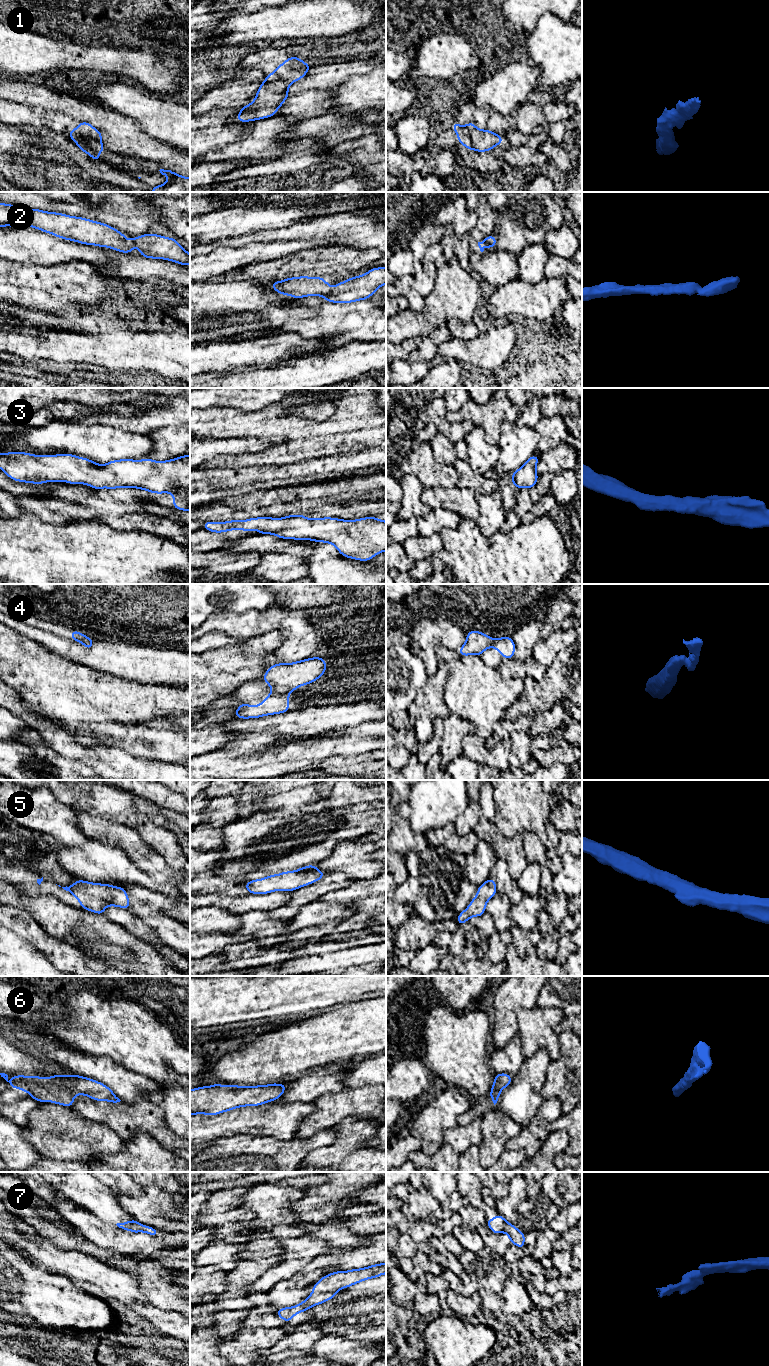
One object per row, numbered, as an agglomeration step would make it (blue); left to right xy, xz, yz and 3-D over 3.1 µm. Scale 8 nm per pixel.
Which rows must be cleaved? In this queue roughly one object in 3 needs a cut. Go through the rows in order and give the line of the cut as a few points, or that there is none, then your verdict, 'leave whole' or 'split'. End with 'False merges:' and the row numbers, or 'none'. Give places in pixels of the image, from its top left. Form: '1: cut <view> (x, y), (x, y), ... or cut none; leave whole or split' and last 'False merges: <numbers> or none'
1: cut xy (81, 133), (80, 137), (98, 154); split
2: cut none; leave whole
3: cut none; leave whole
4: cut xz (288, 691), (274, 693); split
5: cut none; leave whole
6: cut none; leave whole
7: cut xz (313, 1289), (317, 1291), (338, 1290); split
False merges: 1, 4, 7

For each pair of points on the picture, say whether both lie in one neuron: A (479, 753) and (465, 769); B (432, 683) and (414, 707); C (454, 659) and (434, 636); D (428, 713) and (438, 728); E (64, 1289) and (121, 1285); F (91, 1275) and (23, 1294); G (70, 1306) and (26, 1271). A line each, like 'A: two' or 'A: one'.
A: two
B: one
C: two
D: two
E: two
F: two
G: one

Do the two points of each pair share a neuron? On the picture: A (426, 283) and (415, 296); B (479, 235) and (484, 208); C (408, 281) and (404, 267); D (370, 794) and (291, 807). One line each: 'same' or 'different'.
A: different
B: same
C: different
D: same

